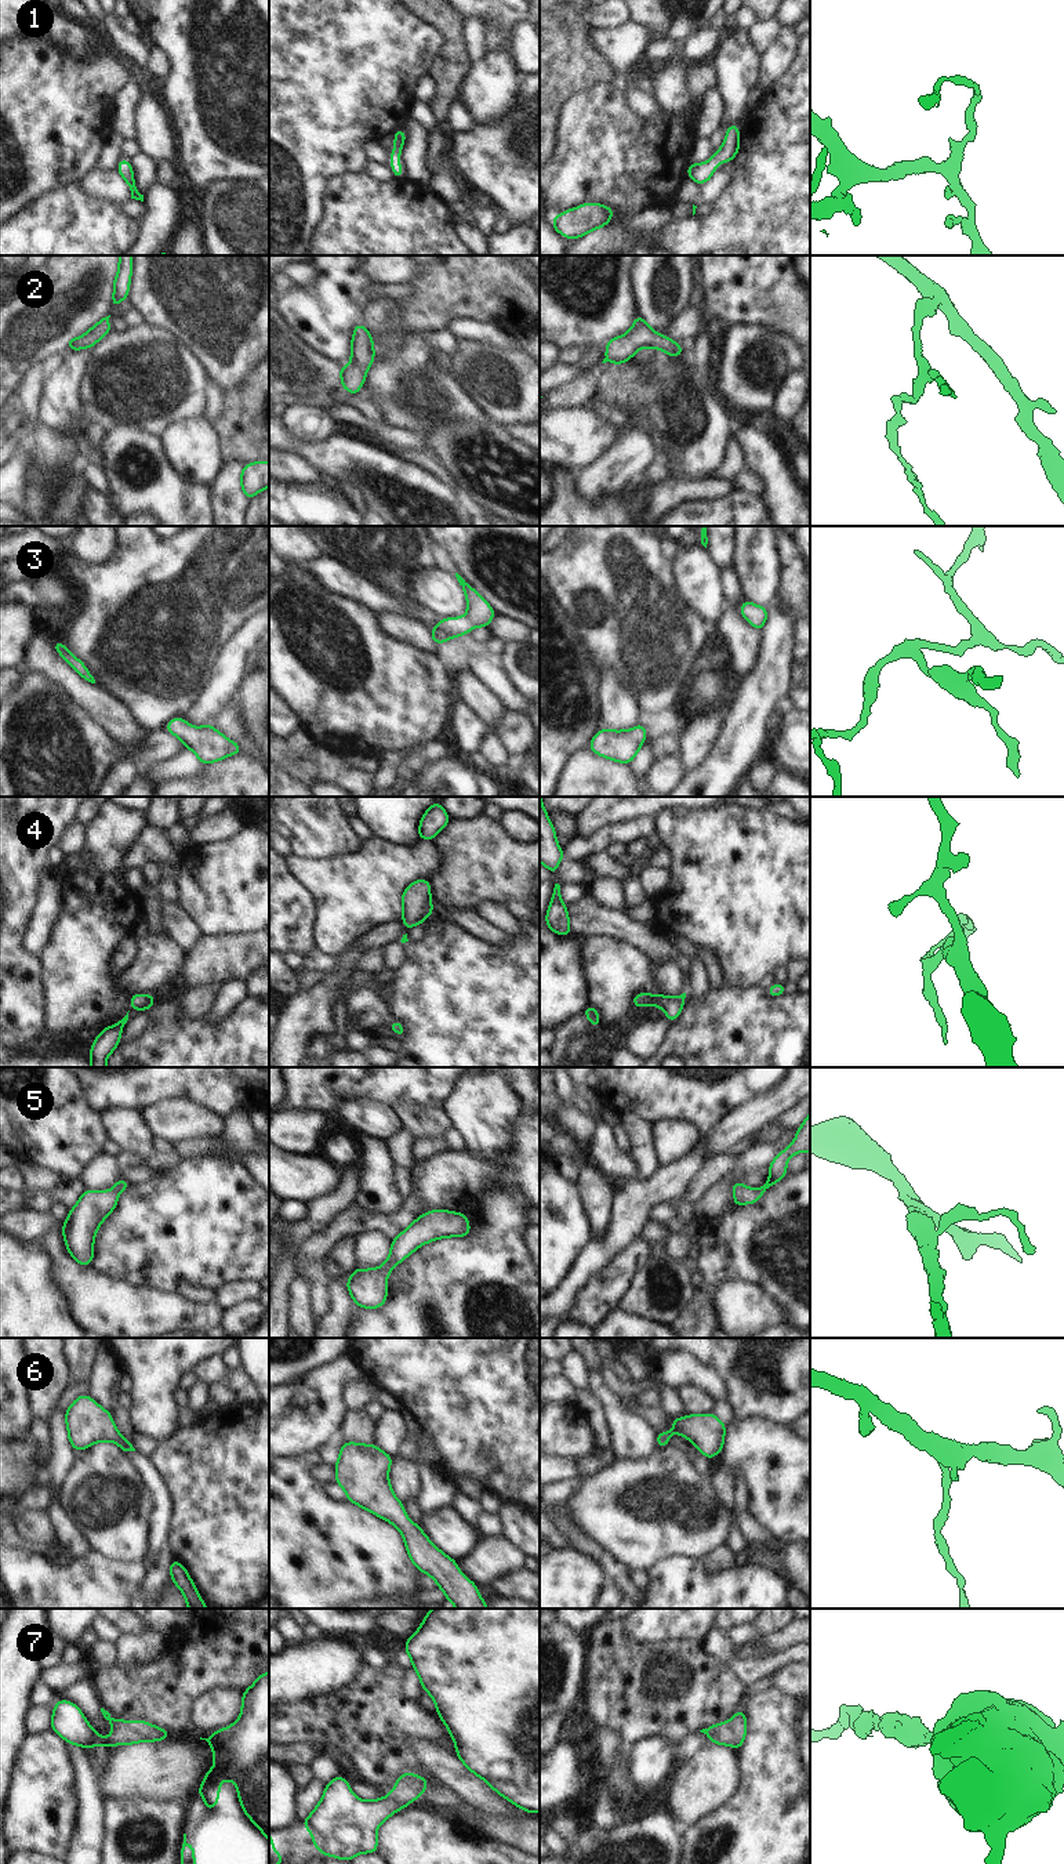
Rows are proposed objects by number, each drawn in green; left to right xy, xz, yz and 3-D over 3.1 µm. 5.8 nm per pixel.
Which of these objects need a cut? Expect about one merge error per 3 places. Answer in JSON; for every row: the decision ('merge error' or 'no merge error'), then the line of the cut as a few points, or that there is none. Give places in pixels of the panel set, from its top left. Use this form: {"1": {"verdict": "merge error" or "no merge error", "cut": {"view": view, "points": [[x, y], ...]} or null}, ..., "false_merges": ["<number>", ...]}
{"1": {"verdict": "no merge error", "cut": null}, "2": {"verdict": "no merge error", "cut": null}, "3": {"verdict": "no merge error", "cut": null}, "4": {"verdict": "no merge error", "cut": null}, "5": {"verdict": "no merge error", "cut": null}, "6": {"verdict": "no merge error", "cut": null}, "7": {"verdict": "no merge error", "cut": null}, "false_merges": []}

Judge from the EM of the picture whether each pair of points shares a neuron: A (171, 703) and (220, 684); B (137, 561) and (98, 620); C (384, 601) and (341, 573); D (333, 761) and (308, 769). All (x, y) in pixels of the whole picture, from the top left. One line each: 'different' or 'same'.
A: different
B: same
C: same
D: different

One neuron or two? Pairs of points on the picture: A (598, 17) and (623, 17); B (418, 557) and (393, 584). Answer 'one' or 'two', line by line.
A: one
B: one

